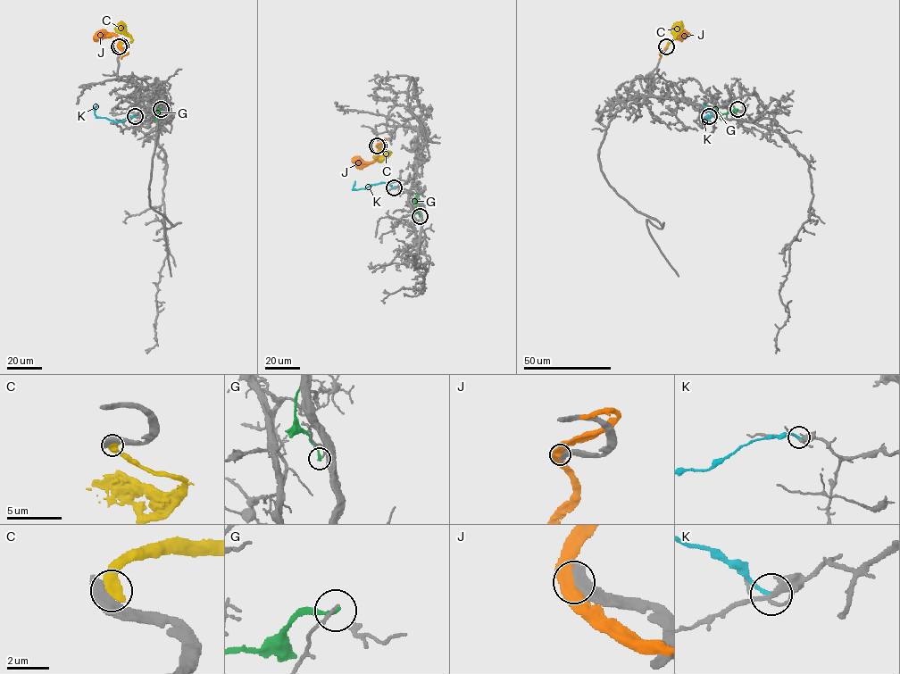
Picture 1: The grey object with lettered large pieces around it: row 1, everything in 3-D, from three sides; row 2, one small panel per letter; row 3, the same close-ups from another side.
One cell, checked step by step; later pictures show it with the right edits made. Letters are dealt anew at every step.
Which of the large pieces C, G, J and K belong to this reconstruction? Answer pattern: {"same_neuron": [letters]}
{"same_neuron": []}

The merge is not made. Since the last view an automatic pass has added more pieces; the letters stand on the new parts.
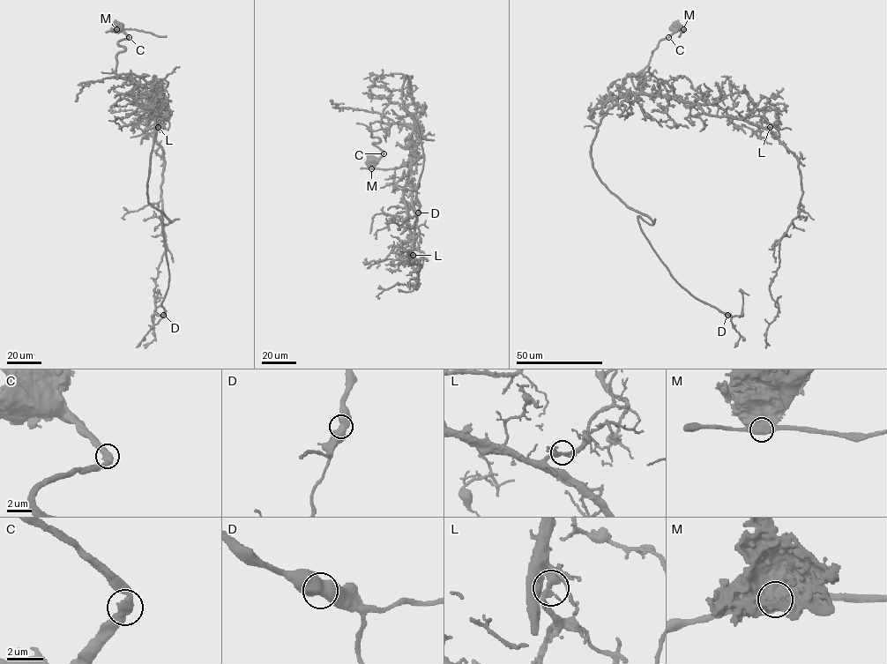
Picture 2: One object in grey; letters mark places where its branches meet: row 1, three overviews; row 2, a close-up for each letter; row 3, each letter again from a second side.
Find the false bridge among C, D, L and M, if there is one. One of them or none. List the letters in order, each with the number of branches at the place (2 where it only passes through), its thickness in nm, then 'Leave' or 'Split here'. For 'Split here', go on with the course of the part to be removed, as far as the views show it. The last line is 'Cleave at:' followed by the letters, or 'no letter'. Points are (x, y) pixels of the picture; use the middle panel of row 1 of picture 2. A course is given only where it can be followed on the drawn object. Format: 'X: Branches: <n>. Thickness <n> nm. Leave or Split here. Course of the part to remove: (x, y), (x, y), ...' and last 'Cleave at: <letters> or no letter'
C: Branches: 2. Thickness 480 nm. Leave
D: Branches: 2. Thickness 750 nm. Leave
L: Branches: 4. Thickness 340 nm. Leave
M: Branches: 2. Thickness 900 nm. Split here. Course of the part to remove: (371, 168), (391, 169), (421, 163)
Cleave at: M

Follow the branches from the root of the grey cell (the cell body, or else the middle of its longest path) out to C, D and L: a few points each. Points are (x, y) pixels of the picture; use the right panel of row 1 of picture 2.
C: (674, 26), (668, 37)
D: (674, 26), (637, 73), (641, 92), (601, 119), (592, 165), (652, 221), (638, 216), (671, 276), (727, 315)
L: (674, 26), (637, 73), (640, 89), (691, 101), (705, 114), (770, 127)

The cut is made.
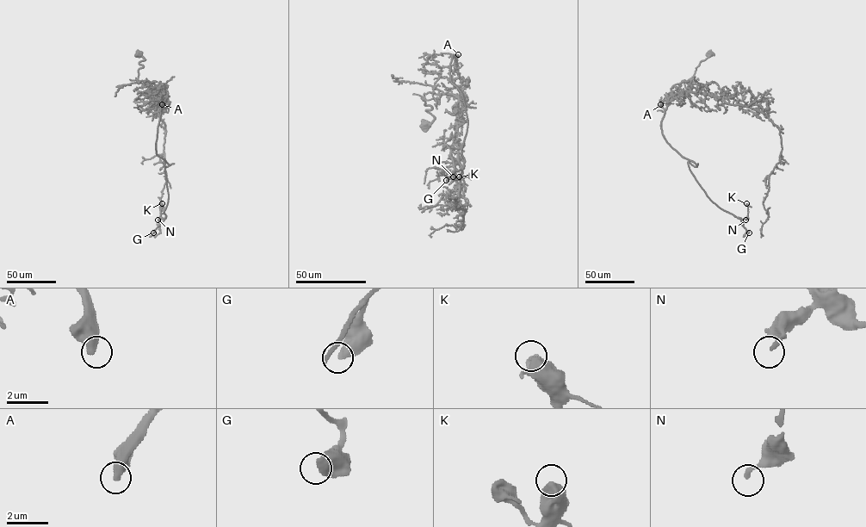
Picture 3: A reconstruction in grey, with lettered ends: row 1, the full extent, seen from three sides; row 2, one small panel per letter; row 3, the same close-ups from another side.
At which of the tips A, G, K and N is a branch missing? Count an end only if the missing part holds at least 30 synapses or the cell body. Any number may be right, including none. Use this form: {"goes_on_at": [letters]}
{"goes_on_at": ["A"]}

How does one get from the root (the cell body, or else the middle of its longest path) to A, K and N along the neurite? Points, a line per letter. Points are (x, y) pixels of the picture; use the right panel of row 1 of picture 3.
A: (708, 53), (688, 80), (689, 90), (672, 96), (660, 104)
K: (708, 53), (689, 90), (667, 107), (662, 133), (695, 164), (714, 202), (742, 219), (746, 203)
N: (708, 53), (688, 80), (689, 90), (667, 107), (662, 133), (696, 164), (688, 162), (707, 196), (745, 220)

